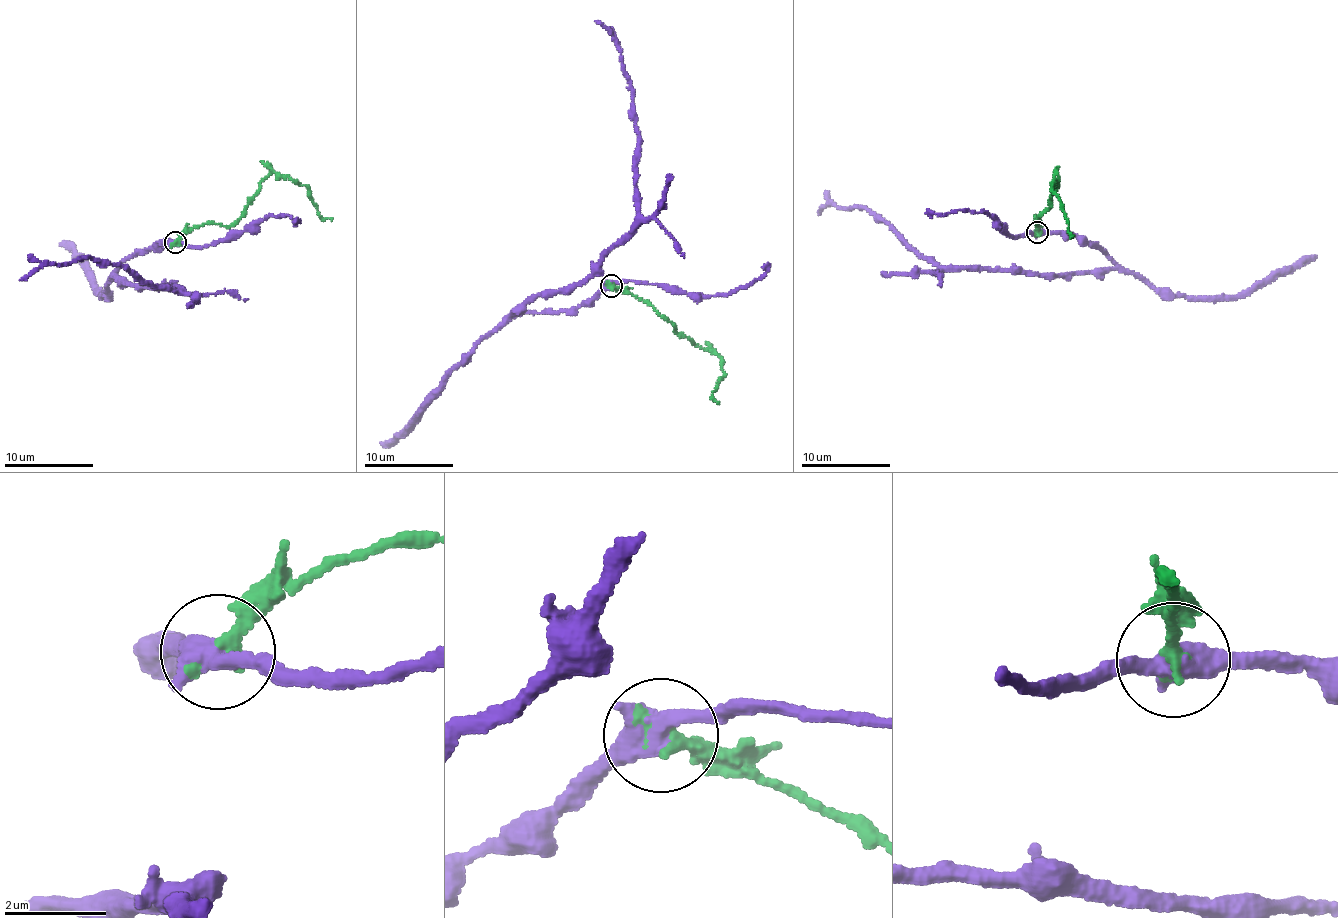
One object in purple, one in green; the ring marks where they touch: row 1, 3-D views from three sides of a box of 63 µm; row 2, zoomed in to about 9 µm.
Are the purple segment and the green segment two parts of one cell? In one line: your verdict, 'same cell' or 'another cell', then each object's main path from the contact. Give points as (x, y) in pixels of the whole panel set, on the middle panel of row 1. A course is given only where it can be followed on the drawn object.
another cell | purple via (610, 285), (570, 309), (511, 318), (538, 295), (569, 294), (638, 217), (631, 81), (617, 40), (595, 21) | green via (610, 285), (643, 300), (691, 342), (719, 354), (723, 374), (712, 391), (717, 402)

